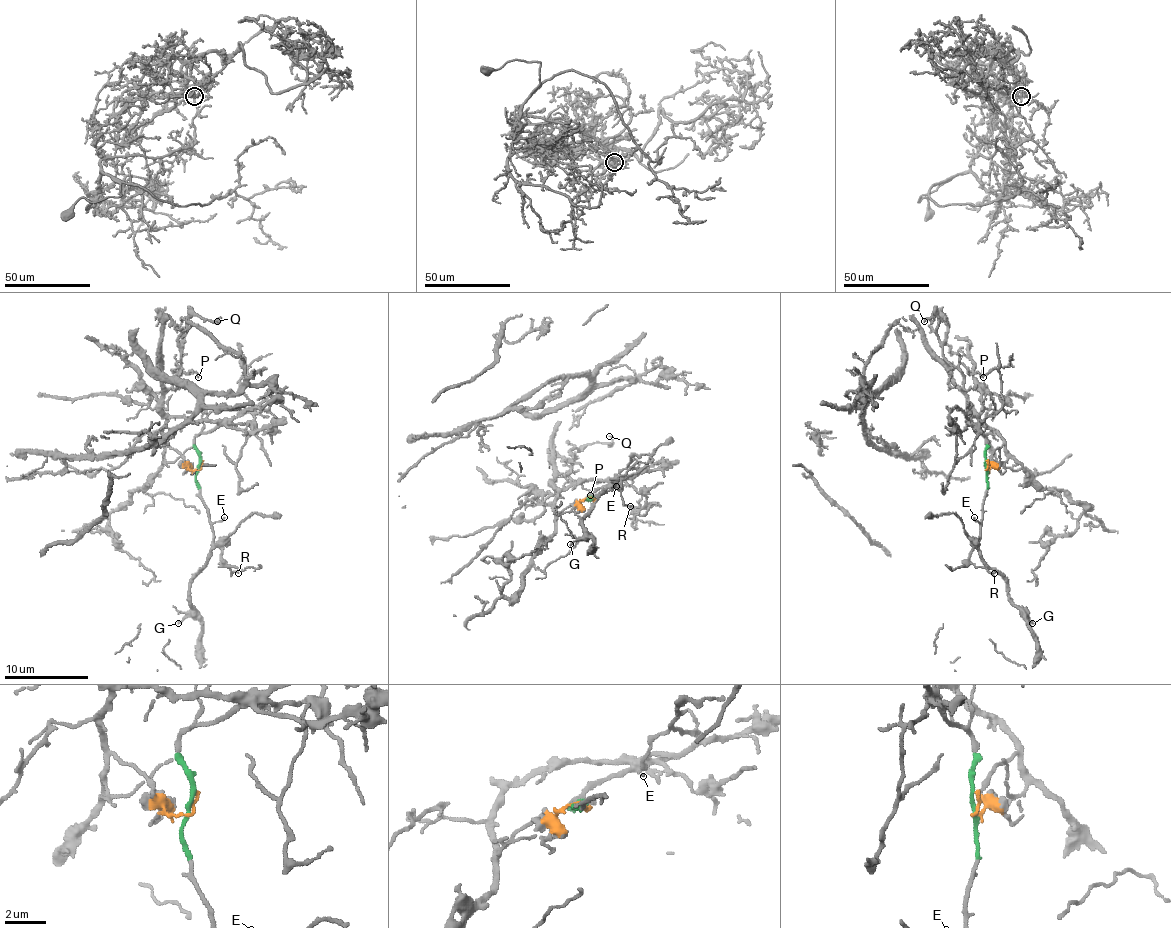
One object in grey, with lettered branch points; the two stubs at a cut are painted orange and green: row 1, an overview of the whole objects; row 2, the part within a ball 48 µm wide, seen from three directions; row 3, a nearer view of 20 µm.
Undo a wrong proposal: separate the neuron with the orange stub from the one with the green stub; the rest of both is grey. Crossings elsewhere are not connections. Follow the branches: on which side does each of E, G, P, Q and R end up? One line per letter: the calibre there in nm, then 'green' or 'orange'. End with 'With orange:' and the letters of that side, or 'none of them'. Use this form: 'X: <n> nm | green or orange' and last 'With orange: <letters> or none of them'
E: 110 nm | green
G: 130 nm | green
P: 100 nm | orange
Q: 130 nm | orange
R: 130 nm | green
With orange: P, Q

